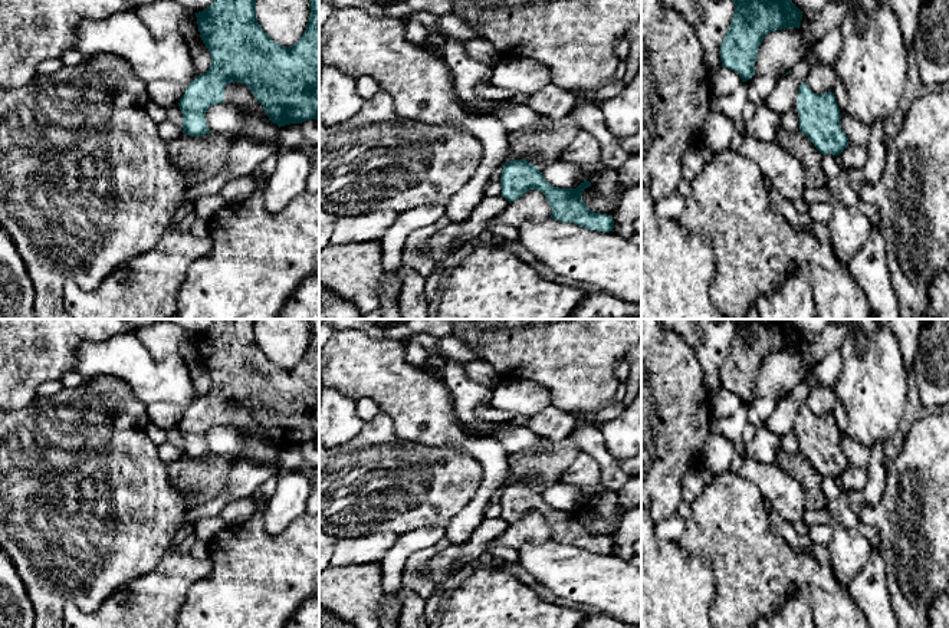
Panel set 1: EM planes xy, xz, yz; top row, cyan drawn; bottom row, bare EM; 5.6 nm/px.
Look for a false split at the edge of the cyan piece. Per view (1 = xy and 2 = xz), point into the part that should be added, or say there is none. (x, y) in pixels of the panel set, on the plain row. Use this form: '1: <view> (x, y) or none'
1: none
2: none

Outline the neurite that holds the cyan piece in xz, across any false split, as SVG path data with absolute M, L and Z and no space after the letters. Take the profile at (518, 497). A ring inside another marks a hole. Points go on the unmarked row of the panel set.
M513 481L502 489L500 517L509 525L521 520L529 512L538 512L548 520L552 540L575 545L588 552L613 553L613 537L591 533L582 522L582 513L591 509L590 503L584 502L577 510L559 510L551 507L542 494L526 481Z

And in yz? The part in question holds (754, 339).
M732 319L735 333L729 352L720 366L722 389L736 394L742 404L755 397L755 384L759 368L771 354L801 348L802 335L789 319Z

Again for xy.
M213 319L207 331L194 335L200 359L211 377L211 387L188 405L178 424L183 456L204 458L211 454L206 434L213 427L224 425L224 410L230 404L247 407L279 450L306 441L319 443L319 319L309 320L306 352L290 369L280 368L262 351L256 341L256 319Z

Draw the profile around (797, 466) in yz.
M776 451L775 463L795 479L807 493L807 509L820 510L827 507L828 499L821 487L822 476L801 453Z

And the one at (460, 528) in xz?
M348 328L336 331L319 349L322 366L322 388L336 388L342 395L358 402L372 400L394 422L395 433L407 441L430 447L453 447L473 458L483 467L483 483L477 494L446 526L441 546L463 545L486 517L490 494L505 486L509 474L509 456L505 447L487 437L464 428L456 412L453 395L443 381L428 374L423 366L411 366L405 361L405 343L401 341L371 338L367 333Z

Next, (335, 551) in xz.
M319 529L319 572L329 568L380 563L398 536L394 532L378 532L344 537Z

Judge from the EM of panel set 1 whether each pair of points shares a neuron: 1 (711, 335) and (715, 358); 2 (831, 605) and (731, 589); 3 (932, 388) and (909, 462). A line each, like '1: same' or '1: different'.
1: same
2: same
3: different

